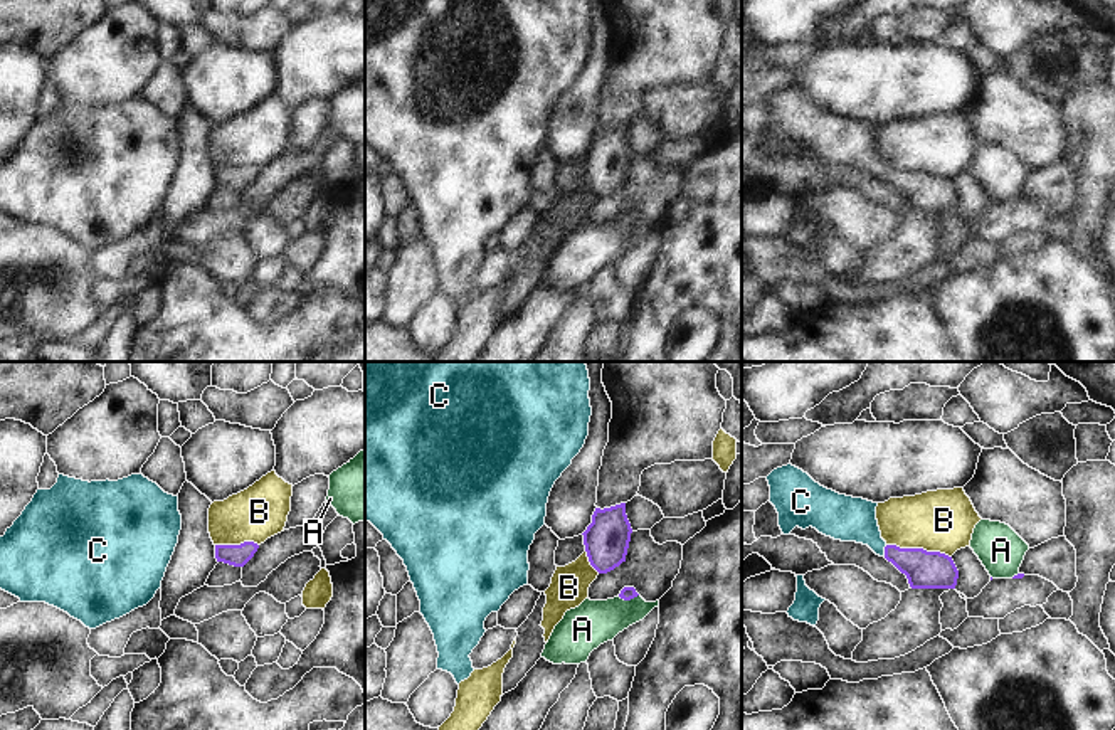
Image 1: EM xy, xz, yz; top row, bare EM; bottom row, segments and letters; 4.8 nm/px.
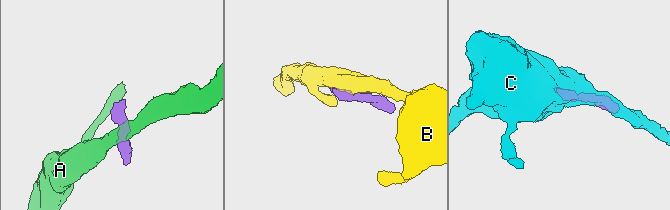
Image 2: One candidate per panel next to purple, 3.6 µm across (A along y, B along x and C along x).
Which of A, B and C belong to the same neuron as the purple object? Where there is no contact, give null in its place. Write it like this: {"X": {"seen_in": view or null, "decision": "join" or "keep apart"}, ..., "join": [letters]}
{"A": {"seen_in": "xz", "decision": "keep apart"}, "B": {"seen_in": "yz", "decision": "keep apart"}, "C": {"seen_in": "yz", "decision": "join"}, "join": ["C"]}

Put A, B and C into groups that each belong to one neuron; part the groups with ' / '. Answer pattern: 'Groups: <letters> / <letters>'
Groups: A / B / C

